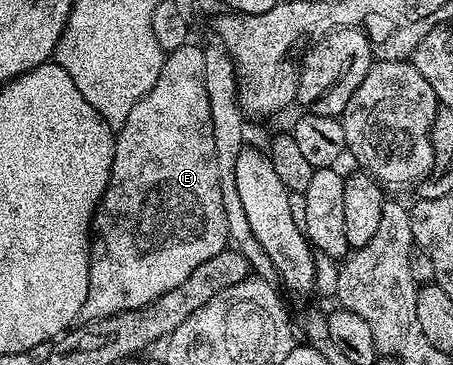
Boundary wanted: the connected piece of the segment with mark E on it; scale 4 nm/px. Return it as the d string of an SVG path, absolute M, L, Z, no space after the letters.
M190 42L190 43L187 43L187 44L184 44L184 45L183 45L183 46L179 46L179 50L175 50L175 51L174 51L174 52L170 52L170 53L168 53L168 55L166 55L166 58L165 58L165 61L164 61L164 62L163 62L163 70L159 70L159 78L158 78L158 79L157 79L157 81L156 81L156 82L155 82L155 86L151 86L151 90L147 90L147 94L146 94L146 95L145 95L145 96L144 96L144 97L143 97L143 98L139 98L139 102L135 102L135 106L134 106L134 107L133 107L133 109L132 109L132 110L131 110L131 114L127 114L127 122L123 122L123 126L122 126L122 127L121 127L121 128L119 128L119 129L116 129L116 132L115 132L115 139L114 139L114 141L113 141L113 161L112 161L112 162L111 162L111 174L110 174L110 175L109 175L109 185L107 185L107 186L106 186L106 187L105 187L105 193L104 193L104 194L103 194L103 198L102 198L102 199L101 199L101 201L99 201L99 203L97 203L97 211L96 211L96 212L94 212L94 213L93 213L93 223L92 223L92 225L91 225L91 243L90 243L90 245L89 245L89 277L88 277L88 278L87 278L87 302L83 302L83 310L82 310L82 311L81 311L81 316L82 316L82 317L84 317L84 319L85 319L85 320L86 320L86 321L93 321L93 320L99 320L99 319L105 319L105 318L107 318L107 317L108 317L108 316L111 316L111 315L117 315L117 314L119 314L119 313L120 313L120 312L123 312L123 311L133 311L133 310L135 310L135 309L136 309L136 308L142 308L142 307L143 307L143 306L147 306L147 305L148 305L148 304L150 304L150 303L151 303L151 302L155 302L155 298L159 298L159 297L160 297L160 296L162 296L162 295L163 295L163 294L167 294L167 290L175 290L175 286L179 286L179 282L183 282L183 281L185 281L185 279L186 279L186 278L187 278L187 277L188 277L188 276L189 276L189 275L191 275L191 270L195 270L195 269L197 269L197 267L198 267L198 266L199 266L199 265L201 265L201 263L202 263L202 262L207 262L207 258L215 258L215 254L219 254L219 253L220 253L220 252L221 252L221 251L223 251L223 249L224 249L224 248L225 248L225 247L227 247L227 245L228 245L228 244L229 244L229 235L228 235L228 234L227 234L227 214L223 214L223 194L219 194L219 166L218 166L218 165L217 165L217 163L216 163L216 162L215 162L215 134L214 134L214 133L213 133L213 131L212 131L212 130L211 130L211 102L207 102L207 86L206 86L206 85L205 85L205 48L204 48L204 47L201 47L201 46L199 46L199 48L196 48L196 46L195 46L195 44L196 44L196 43L193 43L193 42Z

